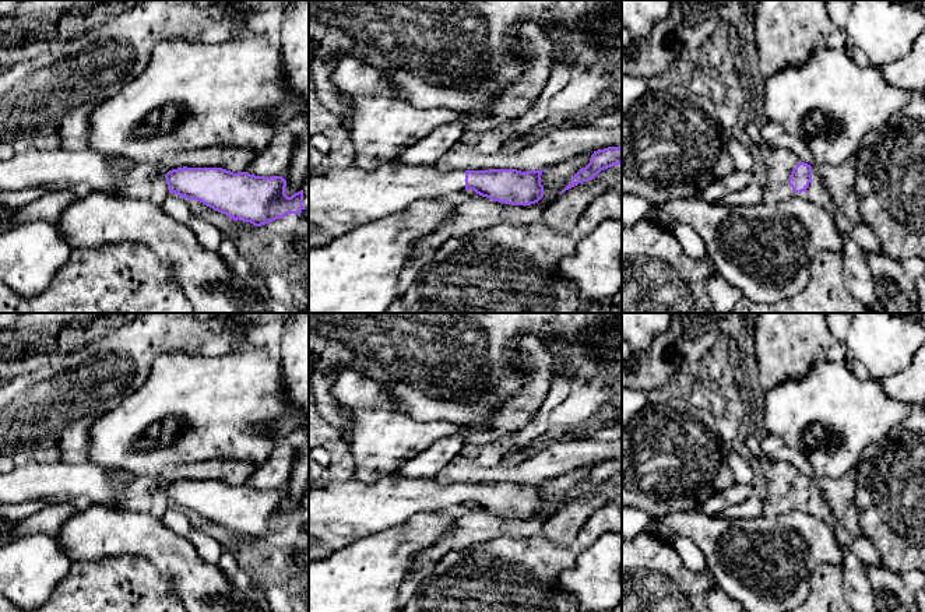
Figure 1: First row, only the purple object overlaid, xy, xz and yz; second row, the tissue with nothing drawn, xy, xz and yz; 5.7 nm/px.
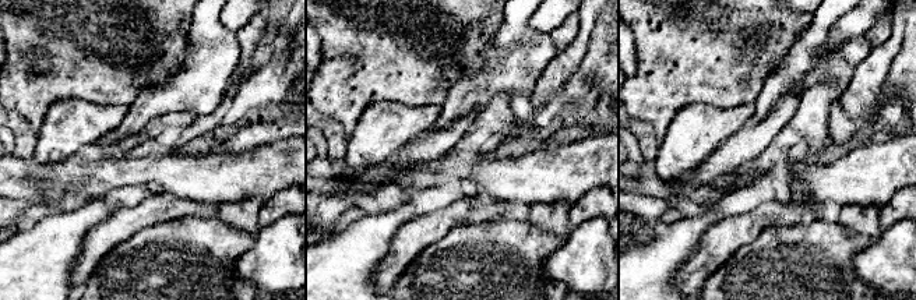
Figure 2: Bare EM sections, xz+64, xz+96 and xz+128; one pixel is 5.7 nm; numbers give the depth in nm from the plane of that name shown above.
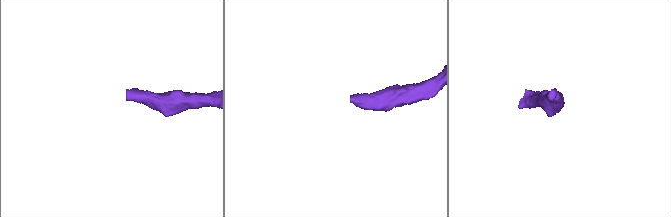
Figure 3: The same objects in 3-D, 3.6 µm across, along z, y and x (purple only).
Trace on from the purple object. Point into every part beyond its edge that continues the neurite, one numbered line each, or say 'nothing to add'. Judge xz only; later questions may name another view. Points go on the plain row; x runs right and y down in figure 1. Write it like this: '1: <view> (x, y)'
1: xz (370, 507)

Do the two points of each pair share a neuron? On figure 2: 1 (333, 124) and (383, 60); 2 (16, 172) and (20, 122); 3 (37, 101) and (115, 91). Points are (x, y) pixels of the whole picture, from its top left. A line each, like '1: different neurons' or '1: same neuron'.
1: different neurons
2: different neurons
3: same neuron

